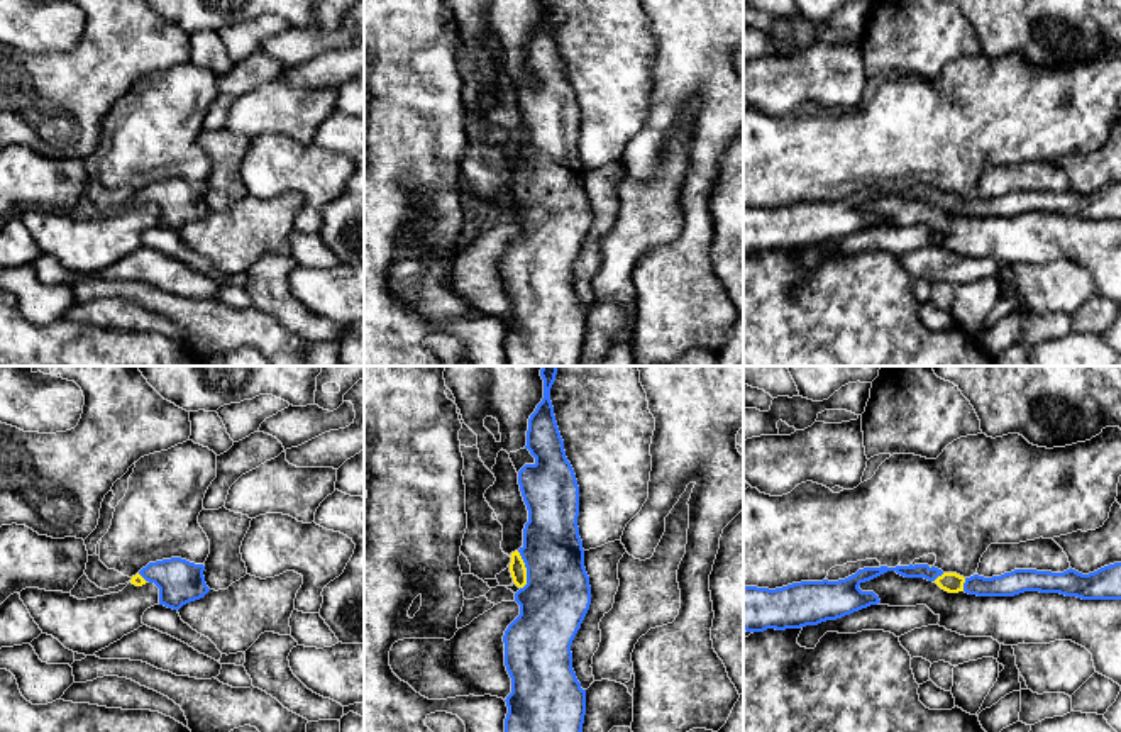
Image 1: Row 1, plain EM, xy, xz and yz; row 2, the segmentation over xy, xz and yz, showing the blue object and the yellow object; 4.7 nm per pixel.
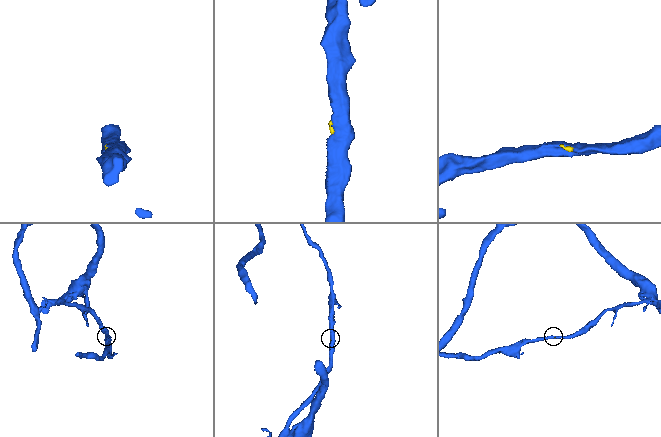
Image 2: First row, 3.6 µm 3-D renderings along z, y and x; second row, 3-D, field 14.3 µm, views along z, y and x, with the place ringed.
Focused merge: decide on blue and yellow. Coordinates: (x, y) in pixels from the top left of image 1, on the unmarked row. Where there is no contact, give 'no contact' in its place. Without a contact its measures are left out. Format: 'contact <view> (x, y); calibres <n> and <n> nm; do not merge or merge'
contact xz (527, 190); calibres 320 and 80 nm; merge

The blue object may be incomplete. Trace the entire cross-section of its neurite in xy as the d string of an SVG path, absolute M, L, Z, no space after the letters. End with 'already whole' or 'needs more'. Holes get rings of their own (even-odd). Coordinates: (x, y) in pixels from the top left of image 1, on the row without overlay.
M181 178L149 183L130 203L142 207L147 202L159 208L159 225L179 230L183 225L203 219L210 208L203 197L205 186Z | needs more

